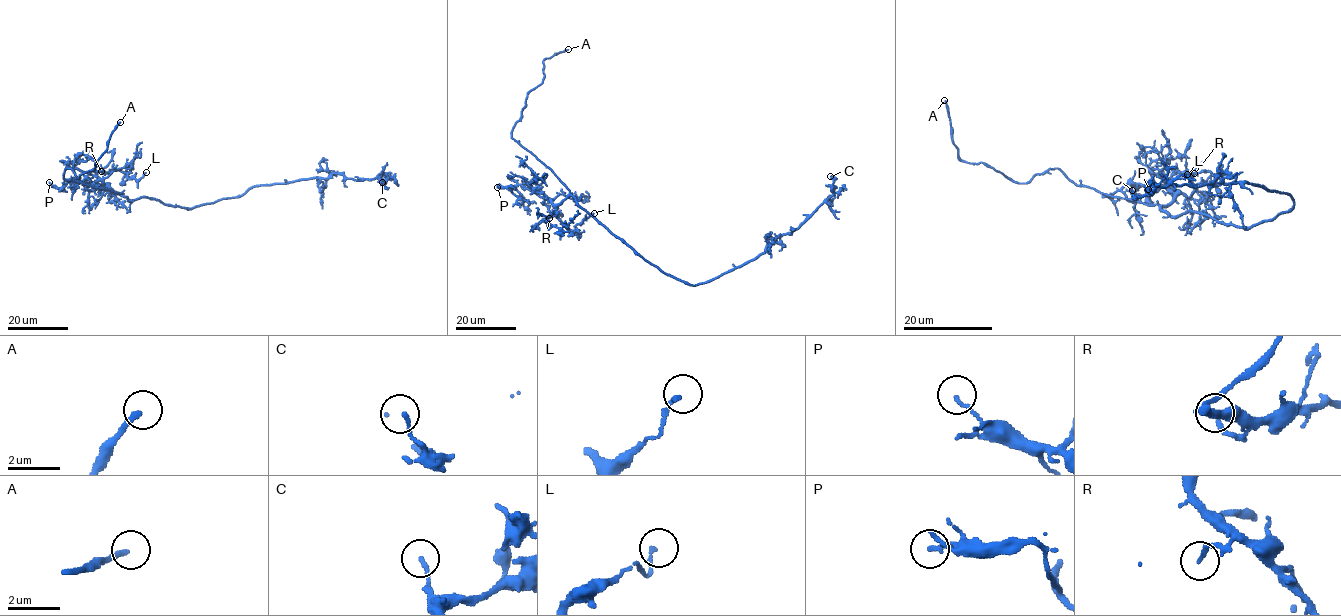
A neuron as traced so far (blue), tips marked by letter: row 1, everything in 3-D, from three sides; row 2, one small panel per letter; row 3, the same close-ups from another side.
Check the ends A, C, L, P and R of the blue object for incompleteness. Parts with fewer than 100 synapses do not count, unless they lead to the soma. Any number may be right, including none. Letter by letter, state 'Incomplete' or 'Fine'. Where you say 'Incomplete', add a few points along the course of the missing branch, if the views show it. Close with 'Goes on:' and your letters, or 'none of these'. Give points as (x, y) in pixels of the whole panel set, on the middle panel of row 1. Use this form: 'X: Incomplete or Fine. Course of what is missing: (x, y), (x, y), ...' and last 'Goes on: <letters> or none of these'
A: Incomplete
C: Fine
L: Fine
P: Fine
R: Fine
Goes on: A

